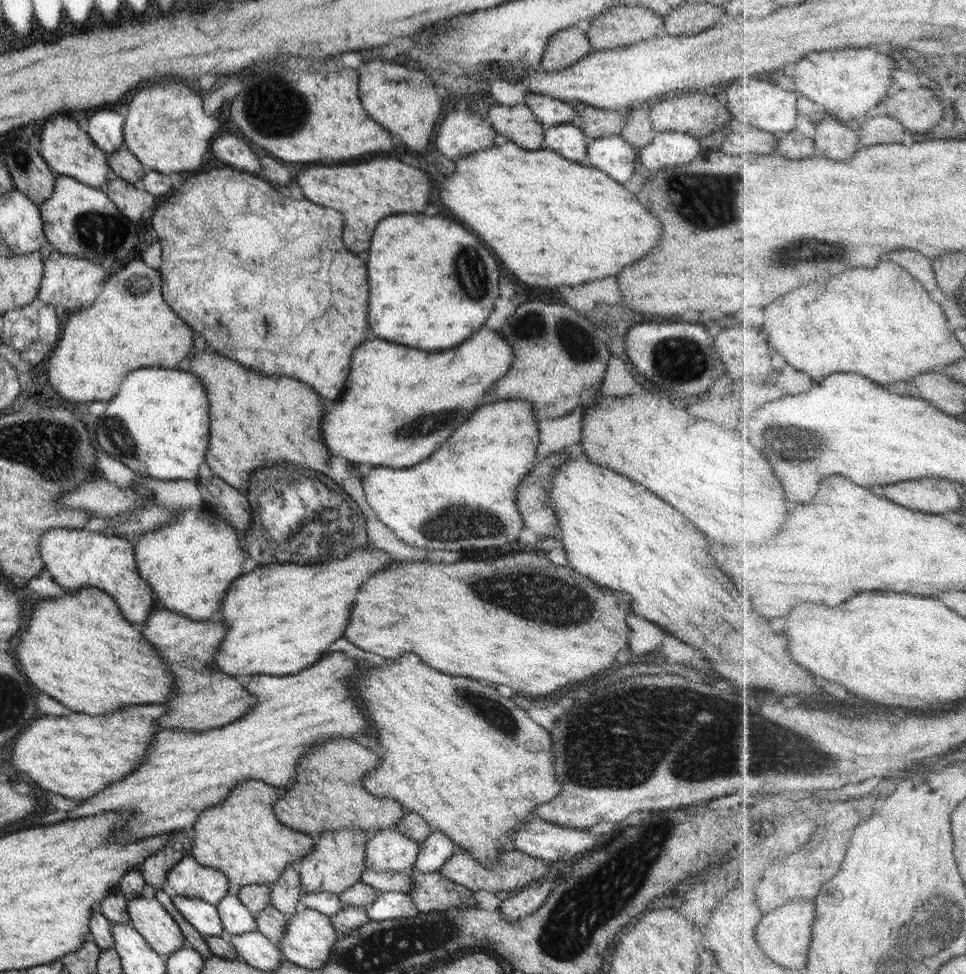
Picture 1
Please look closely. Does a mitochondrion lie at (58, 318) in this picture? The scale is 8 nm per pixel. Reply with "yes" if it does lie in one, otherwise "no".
no

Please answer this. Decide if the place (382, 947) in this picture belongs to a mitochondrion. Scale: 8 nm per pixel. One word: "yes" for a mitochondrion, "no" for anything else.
yes

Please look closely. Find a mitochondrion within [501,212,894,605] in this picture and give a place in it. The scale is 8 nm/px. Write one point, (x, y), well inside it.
(801, 447)

